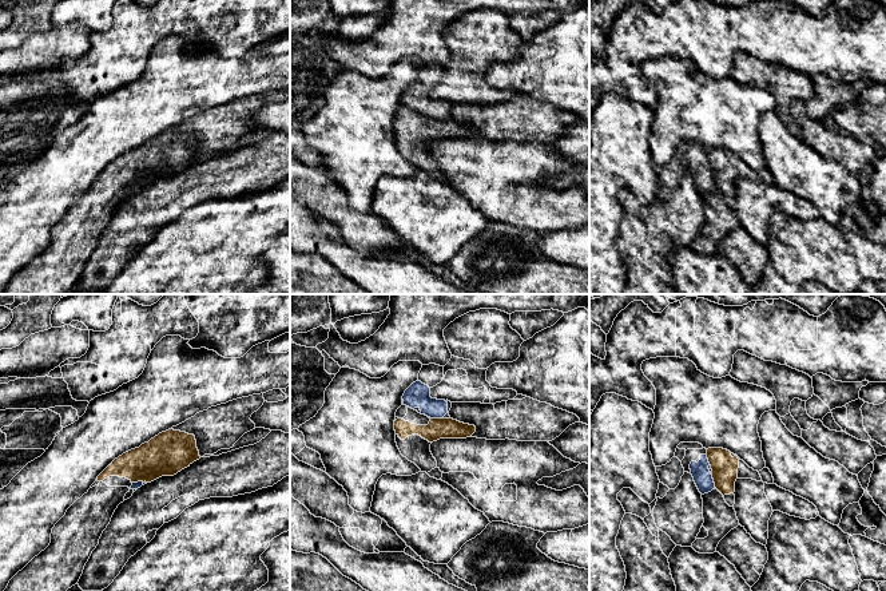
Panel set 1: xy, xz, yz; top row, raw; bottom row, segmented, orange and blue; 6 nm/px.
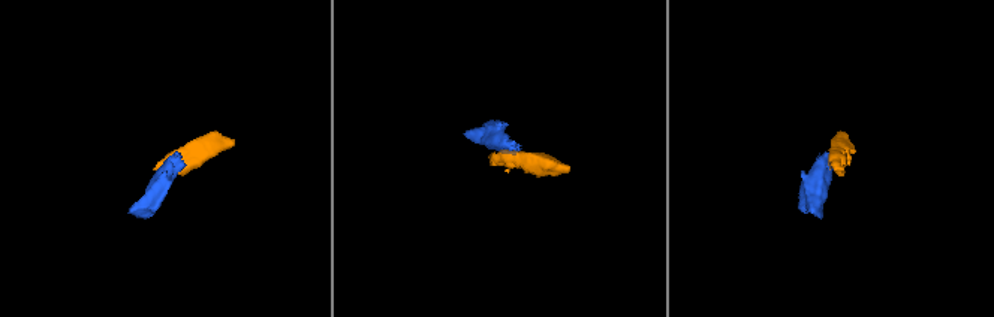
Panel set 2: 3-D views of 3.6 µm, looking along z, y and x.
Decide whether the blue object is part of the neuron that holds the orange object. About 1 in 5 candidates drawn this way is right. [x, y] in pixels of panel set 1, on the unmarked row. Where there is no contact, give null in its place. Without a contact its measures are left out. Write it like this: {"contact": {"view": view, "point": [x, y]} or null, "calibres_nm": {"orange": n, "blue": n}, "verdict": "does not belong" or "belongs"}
{"contact": {"view": "xz", "point": [436, 119]}, "calibres_nm": {"orange": 130, "blue": 150}, "verdict": "does not belong"}

